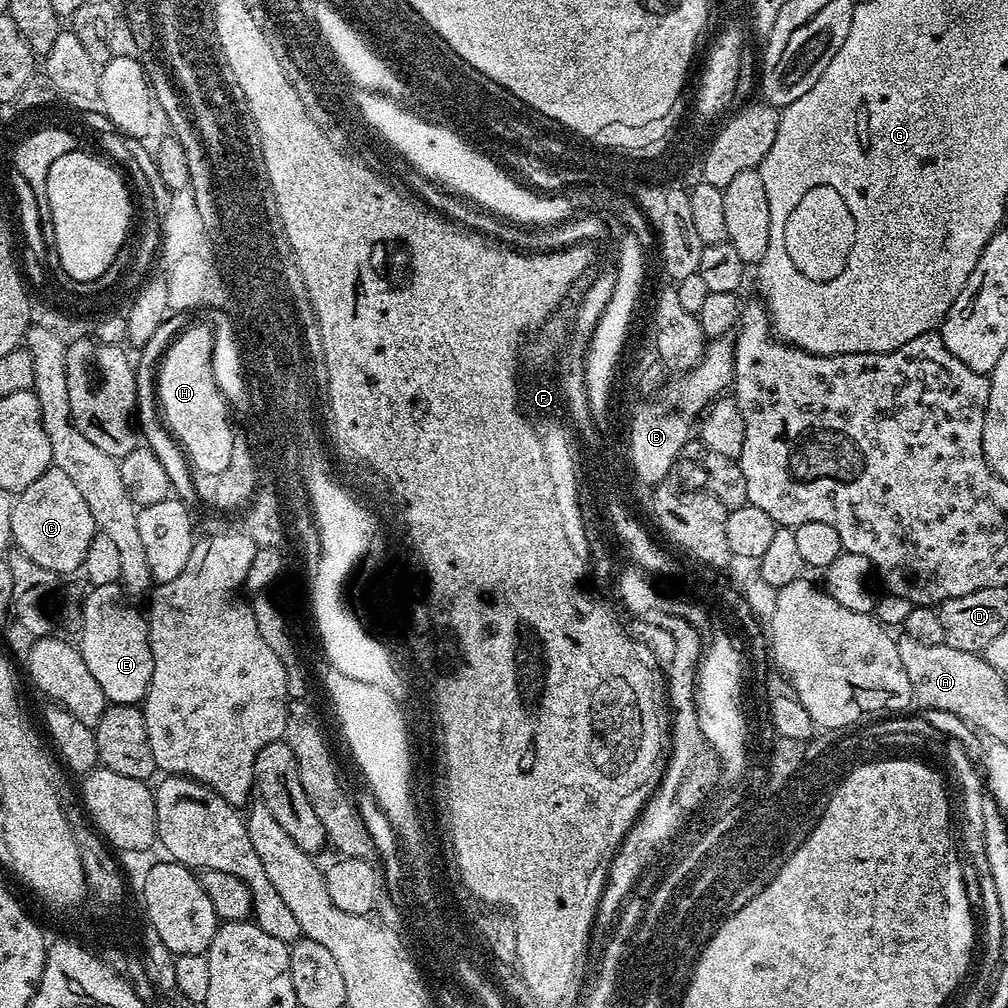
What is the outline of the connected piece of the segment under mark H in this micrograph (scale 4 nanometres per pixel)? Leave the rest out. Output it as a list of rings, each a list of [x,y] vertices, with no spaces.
[[[193,323],[173,340],[158,365],[158,408],[169,432],[188,457],[189,465],[197,473],[205,472],[208,478],[219,475],[216,468],[223,468],[226,448],[231,447],[232,420],[228,417],[229,403],[224,399],[212,373],[212,346],[214,332],[204,324]]]

